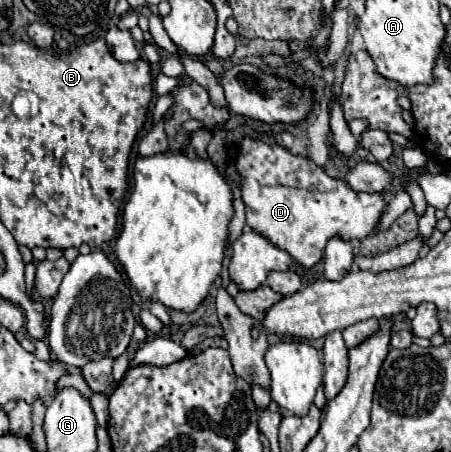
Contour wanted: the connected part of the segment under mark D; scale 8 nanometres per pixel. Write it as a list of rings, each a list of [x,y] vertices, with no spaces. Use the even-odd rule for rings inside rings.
[[[250,136],[242,138],[242,142],[238,146],[236,172],[240,174],[240,180],[242,180],[242,200],[246,204],[246,224],[254,232],[258,232],[266,240],[270,240],[274,246],[288,252],[296,262],[300,262],[306,268],[314,266],[322,258],[322,250],[332,236],[340,234],[344,240],[354,240],[354,238],[364,238],[364,236],[372,234],[386,210],[384,192],[374,192],[374,194],[354,192],[344,184],[344,180],[330,178],[310,158],[294,156],[280,144],[270,146],[262,140],[256,140]]]

